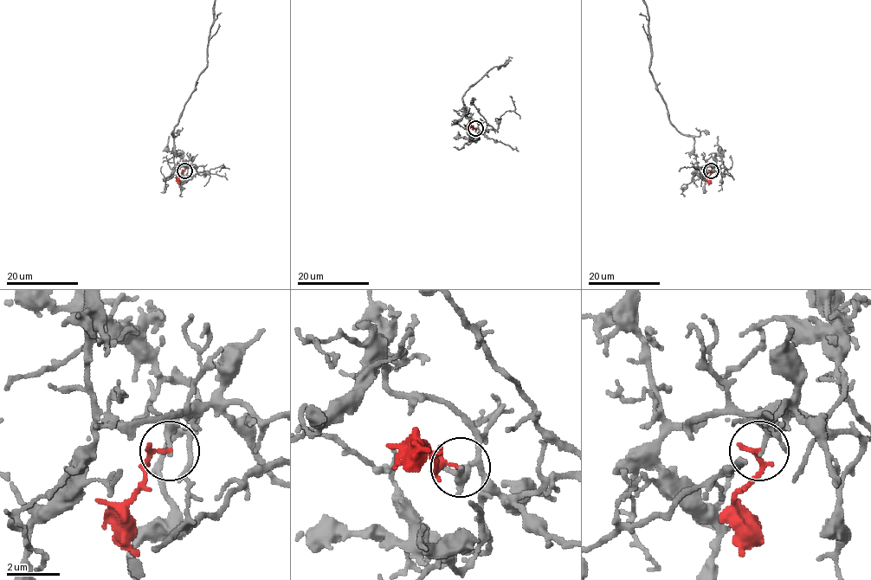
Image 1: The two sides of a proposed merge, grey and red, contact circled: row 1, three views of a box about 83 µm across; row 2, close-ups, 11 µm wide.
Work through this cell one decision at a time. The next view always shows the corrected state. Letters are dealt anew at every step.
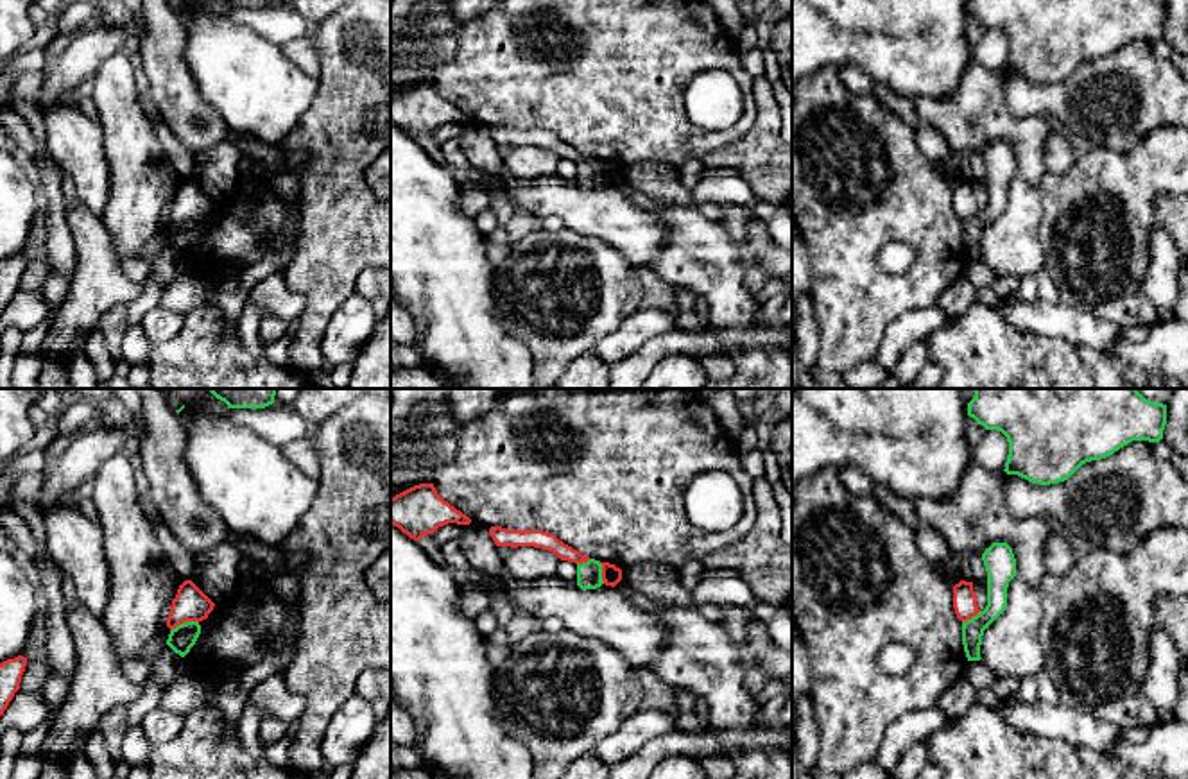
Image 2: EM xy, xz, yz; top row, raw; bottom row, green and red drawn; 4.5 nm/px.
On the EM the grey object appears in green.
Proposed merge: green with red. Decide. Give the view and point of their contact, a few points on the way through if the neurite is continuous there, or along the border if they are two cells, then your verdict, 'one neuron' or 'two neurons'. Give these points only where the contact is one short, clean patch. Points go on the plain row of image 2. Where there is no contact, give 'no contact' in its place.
xy (183, 222) | along xy (198, 221), (181, 221), (171, 230) | two neurons

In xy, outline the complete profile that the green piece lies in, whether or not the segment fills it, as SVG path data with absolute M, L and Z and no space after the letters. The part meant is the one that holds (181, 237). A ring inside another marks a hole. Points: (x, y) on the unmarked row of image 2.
M186 220L170 229L167 244L185 256L190 247L195 244L201 233L201 224L197 220Z

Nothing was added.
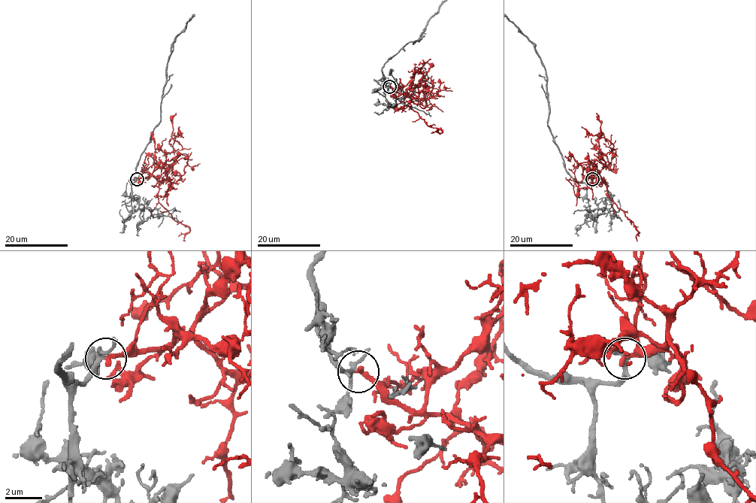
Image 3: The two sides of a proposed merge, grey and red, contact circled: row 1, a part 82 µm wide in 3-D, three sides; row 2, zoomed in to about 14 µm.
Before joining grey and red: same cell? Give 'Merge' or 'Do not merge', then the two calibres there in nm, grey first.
Merge. Thickness 190 nm (grey) against 280 nm

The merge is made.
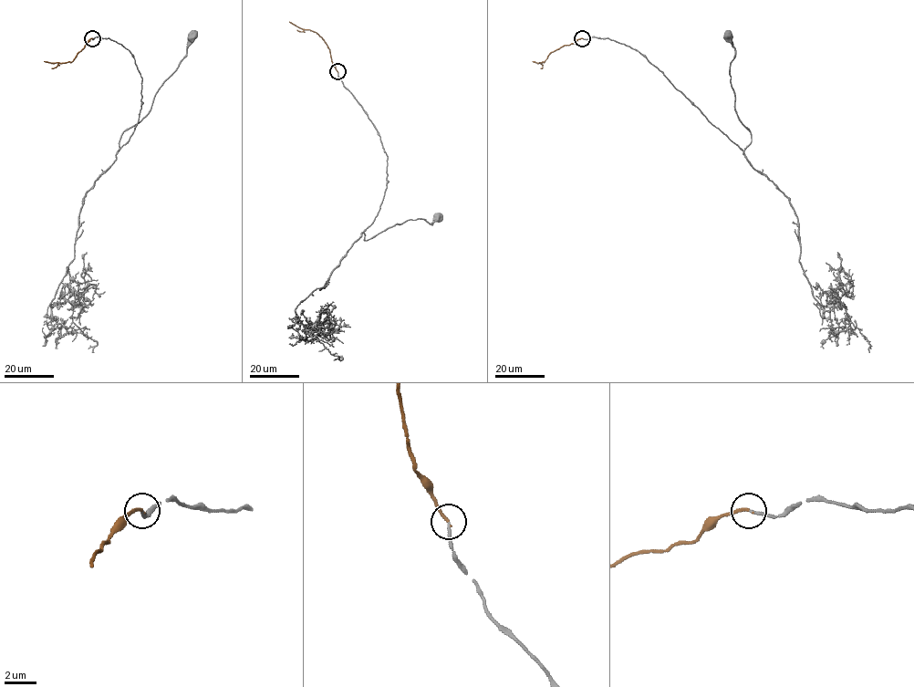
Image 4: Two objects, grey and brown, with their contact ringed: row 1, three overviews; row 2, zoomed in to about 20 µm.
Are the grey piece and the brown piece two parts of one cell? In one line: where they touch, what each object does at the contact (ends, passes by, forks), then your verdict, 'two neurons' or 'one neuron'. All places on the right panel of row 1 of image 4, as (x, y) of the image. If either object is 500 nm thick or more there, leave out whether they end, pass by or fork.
place (582, 38); grey ends; brown ends; one neuron

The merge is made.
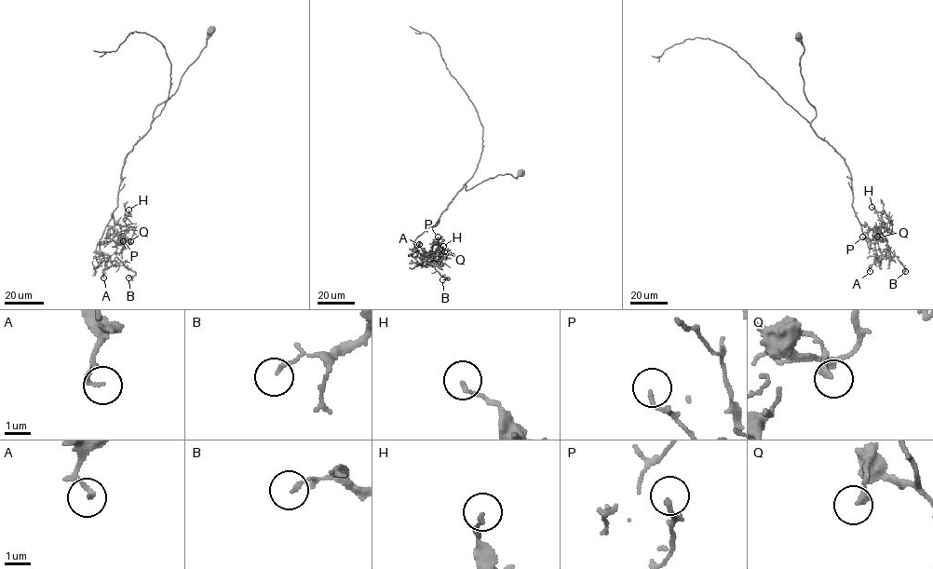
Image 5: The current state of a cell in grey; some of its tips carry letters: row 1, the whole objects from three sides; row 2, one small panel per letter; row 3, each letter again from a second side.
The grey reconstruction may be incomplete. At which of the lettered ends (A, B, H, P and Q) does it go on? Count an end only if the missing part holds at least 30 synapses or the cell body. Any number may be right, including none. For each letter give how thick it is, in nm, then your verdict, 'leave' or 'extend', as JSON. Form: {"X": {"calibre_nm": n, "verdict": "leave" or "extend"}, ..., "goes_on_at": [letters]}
{"A": {"calibre_nm": 160, "verdict": "leave"}, "B": {"calibre_nm": 130, "verdict": "leave"}, "H": {"calibre_nm": 140, "verdict": "leave"}, "P": {"calibre_nm": 130, "verdict": "leave"}, "Q": {"calibre_nm": 240, "verdict": "leave"}, "goes_on_at": []}

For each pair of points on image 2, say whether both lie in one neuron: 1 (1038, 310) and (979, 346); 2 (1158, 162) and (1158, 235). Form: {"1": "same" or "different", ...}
{"1": "different", "2": "different"}

